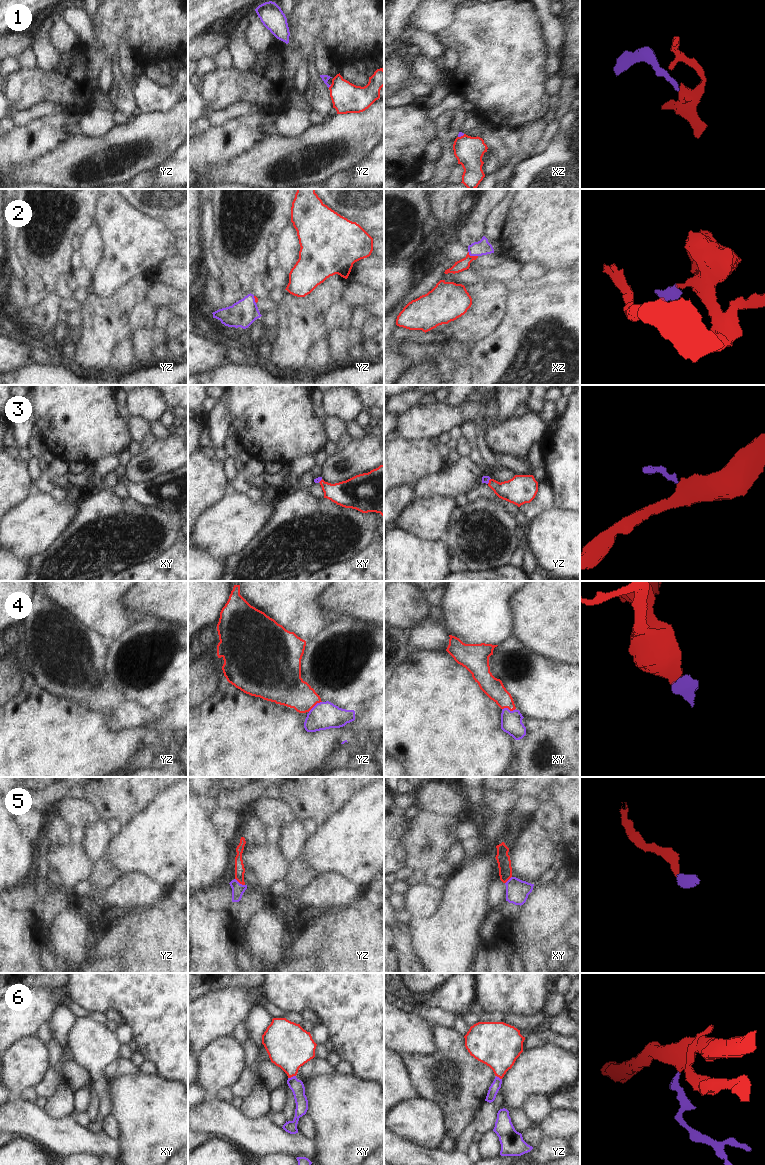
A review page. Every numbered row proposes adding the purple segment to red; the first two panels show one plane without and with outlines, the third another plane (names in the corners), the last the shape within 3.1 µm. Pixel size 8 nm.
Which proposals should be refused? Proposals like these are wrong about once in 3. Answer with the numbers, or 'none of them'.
none of them

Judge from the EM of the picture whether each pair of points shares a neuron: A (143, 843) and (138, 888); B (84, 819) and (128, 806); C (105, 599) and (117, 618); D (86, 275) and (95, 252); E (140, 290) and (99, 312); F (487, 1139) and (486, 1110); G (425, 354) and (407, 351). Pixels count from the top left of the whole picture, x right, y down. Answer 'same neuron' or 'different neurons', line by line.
A: different neurons
B: different neurons
C: same neuron
D: different neurons
E: same neuron
F: different neurons
G: same neuron

